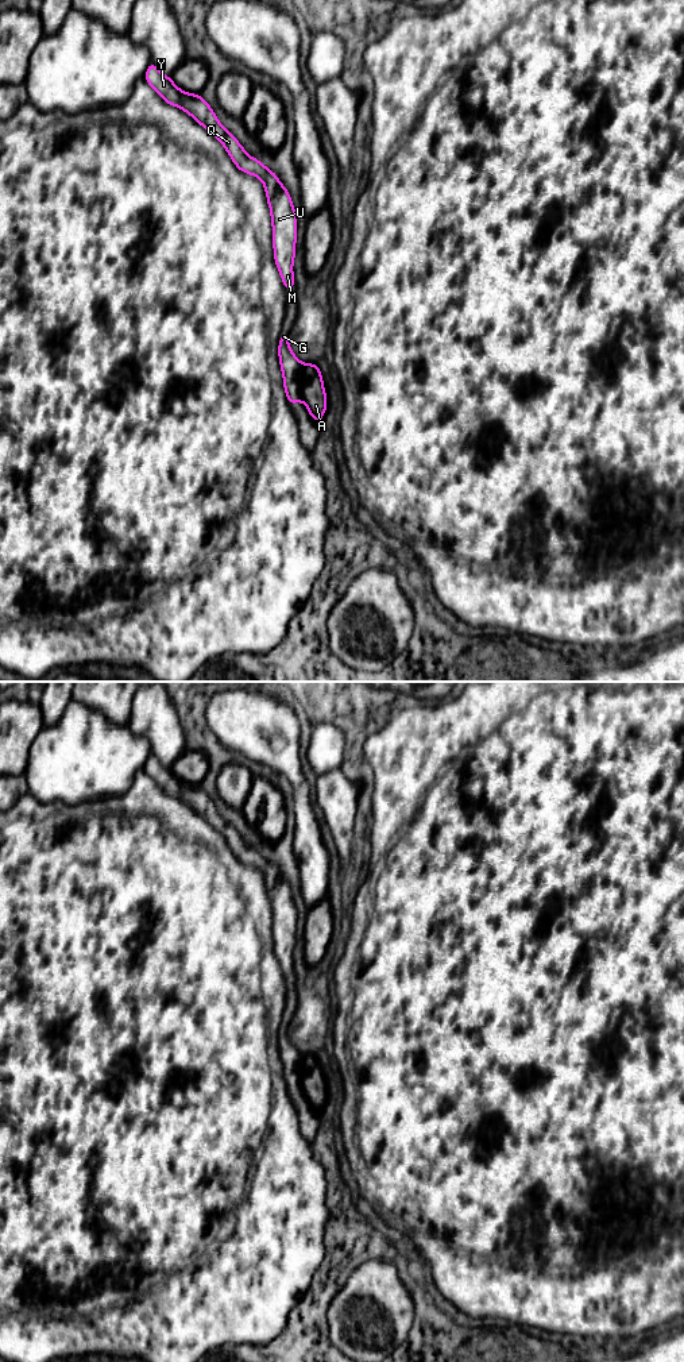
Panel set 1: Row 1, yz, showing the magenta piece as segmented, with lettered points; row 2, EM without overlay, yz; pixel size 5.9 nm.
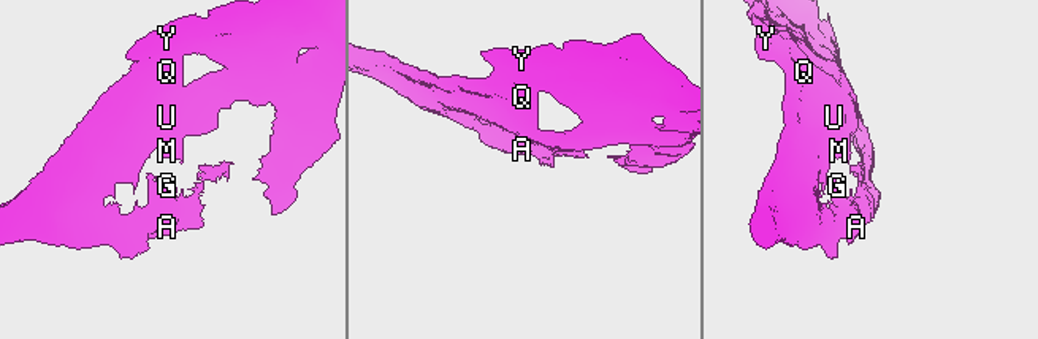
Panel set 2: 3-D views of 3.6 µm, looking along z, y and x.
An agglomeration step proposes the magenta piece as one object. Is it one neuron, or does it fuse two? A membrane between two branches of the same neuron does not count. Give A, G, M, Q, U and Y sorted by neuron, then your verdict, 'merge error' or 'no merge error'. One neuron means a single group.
groups A / G M Q U Y; merge error

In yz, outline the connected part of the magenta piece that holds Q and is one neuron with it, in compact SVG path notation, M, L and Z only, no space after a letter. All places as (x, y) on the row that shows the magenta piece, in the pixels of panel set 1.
M154 62L148 63L144 80L169 104L188 112L198 124L206 128L227 150L239 170L263 181L273 223L273 246L275 265L286 290L295 288L293 262L295 256L297 215L287 189L278 175L260 161L250 157L237 139L217 120L215 111L201 94L186 93L175 86Z

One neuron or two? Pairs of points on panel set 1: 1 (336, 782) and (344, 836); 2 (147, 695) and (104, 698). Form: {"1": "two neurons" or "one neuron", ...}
{"1": "one neuron", "2": "two neurons"}

